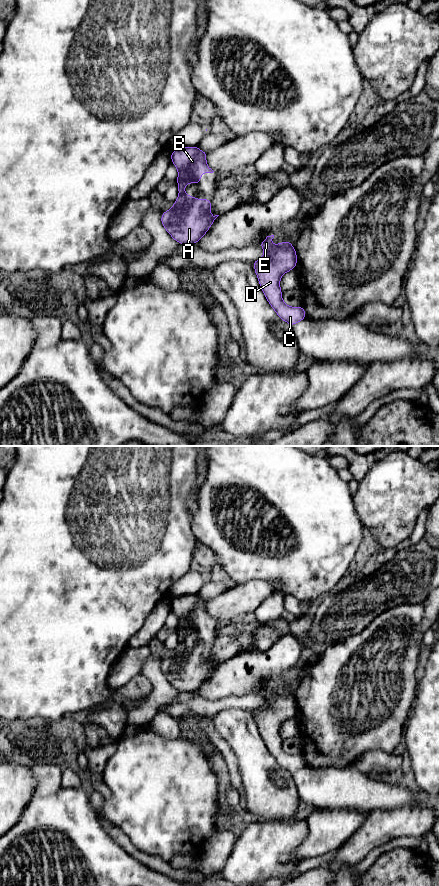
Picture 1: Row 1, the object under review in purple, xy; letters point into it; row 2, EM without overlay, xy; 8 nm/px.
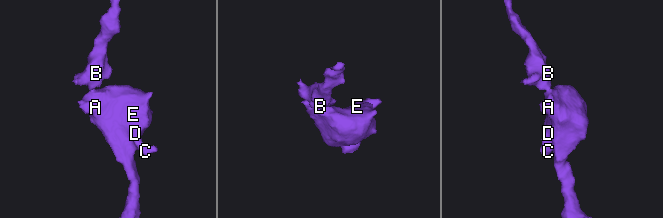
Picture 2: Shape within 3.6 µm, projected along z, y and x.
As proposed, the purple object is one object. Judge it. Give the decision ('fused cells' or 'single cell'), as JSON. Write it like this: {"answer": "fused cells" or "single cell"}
{"answer": "single cell"}

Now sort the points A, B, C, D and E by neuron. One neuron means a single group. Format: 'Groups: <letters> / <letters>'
Groups: A B C D E

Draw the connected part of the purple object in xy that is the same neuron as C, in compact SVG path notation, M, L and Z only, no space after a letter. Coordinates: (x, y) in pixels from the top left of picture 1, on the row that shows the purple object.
M274 235L267 236L258 246L264 250L264 255L253 261L260 287L280 319L290 326L307 318L302 306L290 307L283 302L280 279L288 271L294 270L298 258L290 240L272 245Z

